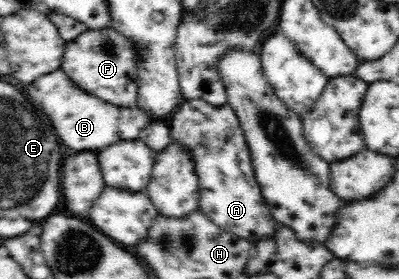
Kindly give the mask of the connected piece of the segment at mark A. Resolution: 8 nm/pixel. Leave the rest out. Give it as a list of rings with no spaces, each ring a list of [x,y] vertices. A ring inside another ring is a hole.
[[[202,99],[184,100],[174,112],[170,139],[190,153],[200,185],[201,211],[220,228],[252,242],[274,234],[277,220],[258,192],[250,153],[239,119],[230,105],[214,106]]]

